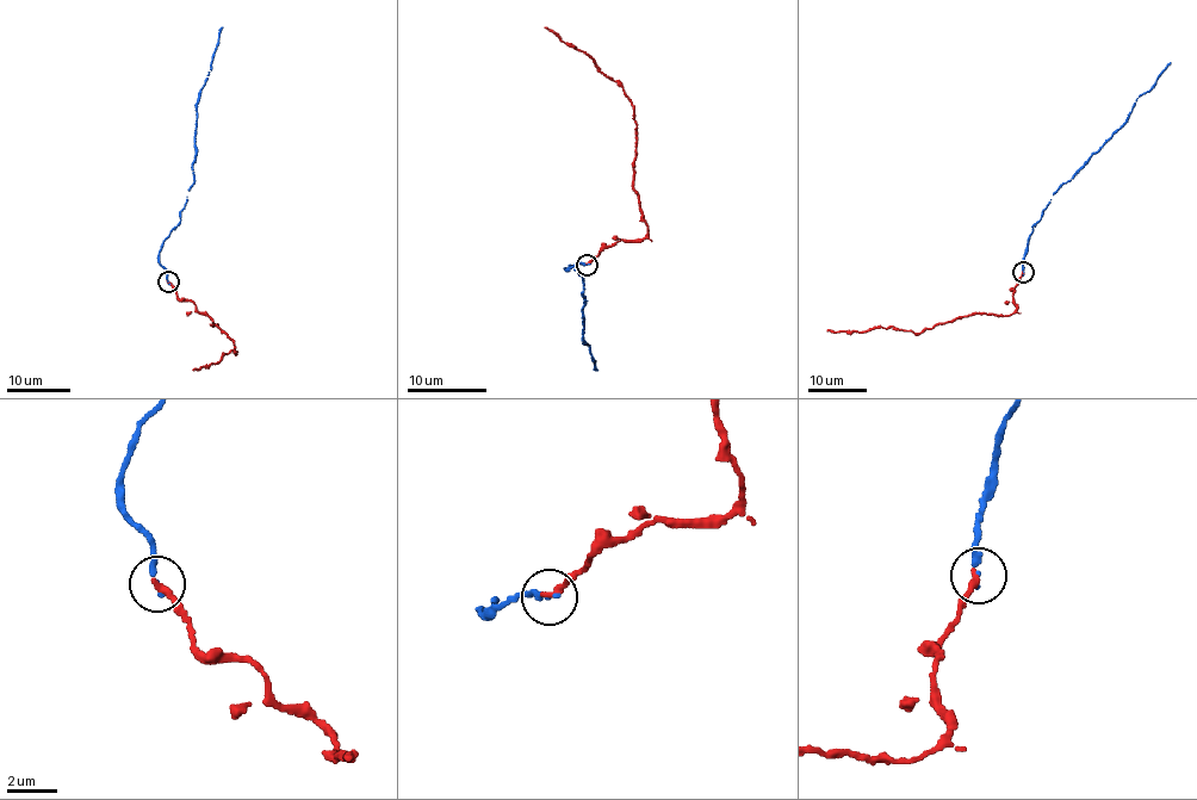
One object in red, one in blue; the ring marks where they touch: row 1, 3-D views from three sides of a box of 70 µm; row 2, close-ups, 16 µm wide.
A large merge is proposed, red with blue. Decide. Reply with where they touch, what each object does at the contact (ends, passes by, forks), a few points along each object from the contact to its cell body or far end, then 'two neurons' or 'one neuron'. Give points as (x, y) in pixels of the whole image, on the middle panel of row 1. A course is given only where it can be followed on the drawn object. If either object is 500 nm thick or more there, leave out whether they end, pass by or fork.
at (587, 265); red ends there; blue ends there; red runs (587, 264), (618, 240), (638, 241), (647, 230), (633, 180), (634, 105), (588, 55), (566, 44), (545, 26); blue runs (587, 264), (580, 262), (564, 270), (576, 265), (584, 277), (582, 342), (587, 345), (597, 370); one neuron

